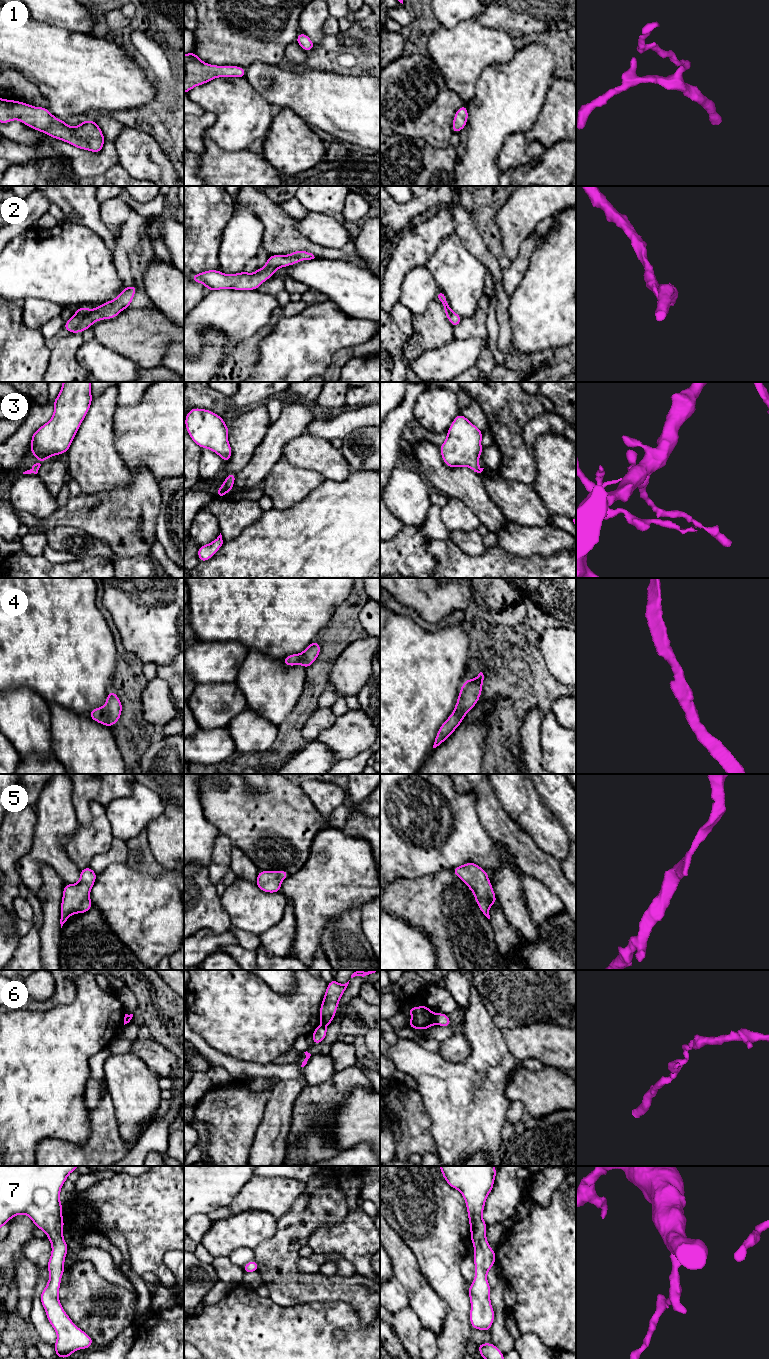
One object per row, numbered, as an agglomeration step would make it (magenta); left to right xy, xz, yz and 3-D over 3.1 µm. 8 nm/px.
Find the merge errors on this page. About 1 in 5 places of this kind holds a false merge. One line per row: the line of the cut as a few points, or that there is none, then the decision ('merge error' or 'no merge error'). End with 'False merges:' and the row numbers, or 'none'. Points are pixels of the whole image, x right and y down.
1: no cut | no merge error
2: no cut | no merge error
3: no cut | no merge error
4: no cut | no merge error
5: no cut | no merge error
6: yz (434, 1014), (435, 1023) | merge error
7: no cut | no merge error
False merges: 6

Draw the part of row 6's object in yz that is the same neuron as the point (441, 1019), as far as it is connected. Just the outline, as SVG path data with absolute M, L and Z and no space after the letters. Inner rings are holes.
M436 1013L435 1014L435 1024L439 1025L439 1026L451 1026L451 1021L449 1019L449 1016L447 1014L444 1013Z

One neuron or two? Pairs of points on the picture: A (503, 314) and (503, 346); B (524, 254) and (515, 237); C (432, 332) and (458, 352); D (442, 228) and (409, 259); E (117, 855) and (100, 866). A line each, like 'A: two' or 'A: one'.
A: one
B: two
C: two
D: one
E: one

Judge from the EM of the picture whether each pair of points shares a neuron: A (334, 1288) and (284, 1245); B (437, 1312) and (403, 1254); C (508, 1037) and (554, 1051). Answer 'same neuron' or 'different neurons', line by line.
A: same neuron
B: same neuron
C: same neuron

